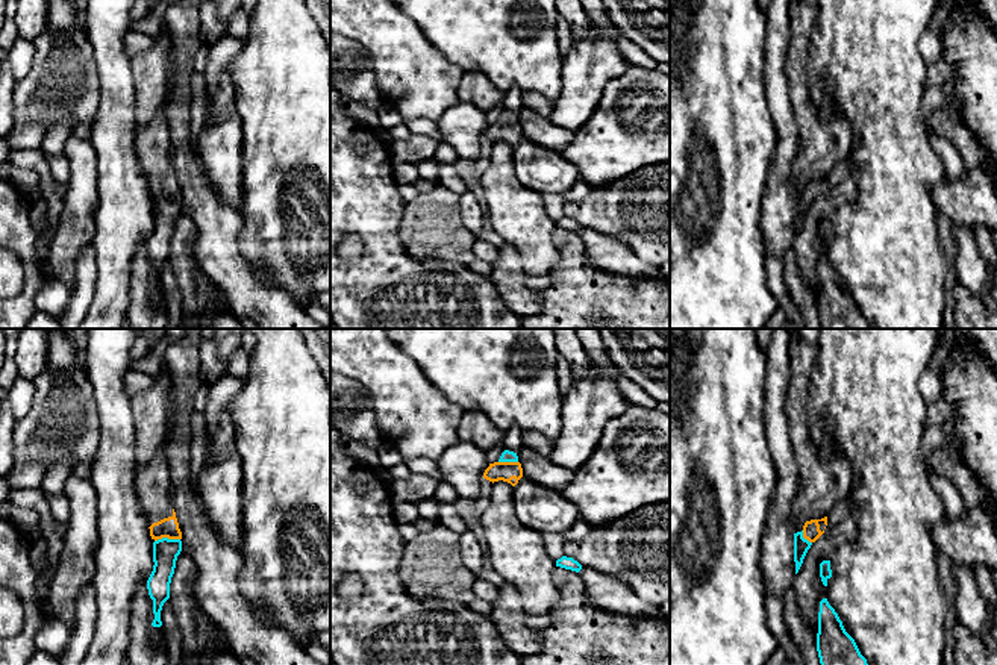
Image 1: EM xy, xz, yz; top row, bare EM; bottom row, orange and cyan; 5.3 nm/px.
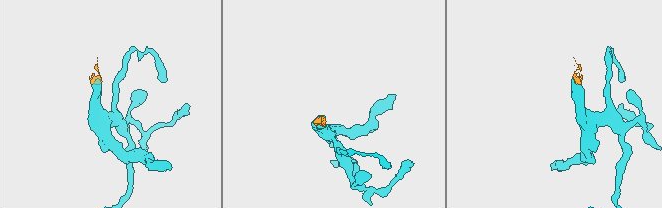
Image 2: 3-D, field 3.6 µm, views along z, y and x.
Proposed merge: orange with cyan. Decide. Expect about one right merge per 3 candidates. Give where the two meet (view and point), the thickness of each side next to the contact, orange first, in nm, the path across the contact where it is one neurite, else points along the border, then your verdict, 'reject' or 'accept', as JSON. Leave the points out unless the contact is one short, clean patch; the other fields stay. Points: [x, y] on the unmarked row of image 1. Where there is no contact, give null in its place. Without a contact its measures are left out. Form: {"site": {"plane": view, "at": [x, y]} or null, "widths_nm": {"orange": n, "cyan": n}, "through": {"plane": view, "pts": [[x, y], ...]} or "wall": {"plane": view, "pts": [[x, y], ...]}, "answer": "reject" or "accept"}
{"site": {"plane": "xy", "at": [167, 197]}, "widths_nm": {"orange": 110, "cyan": 140}, "through": {"plane": "xy", "pts": [[168, 188], [167, 197], [165, 212]]}, "answer": "accept"}

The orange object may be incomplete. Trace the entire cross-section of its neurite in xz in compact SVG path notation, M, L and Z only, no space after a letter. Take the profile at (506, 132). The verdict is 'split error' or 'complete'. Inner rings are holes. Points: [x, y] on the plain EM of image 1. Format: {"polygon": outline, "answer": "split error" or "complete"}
{"polygon": "M505 111L500 117L500 120L494 124L489 124L489 127L483 133L483 139L489 142L508 142L512 147L518 144L518 141L523 138L523 129L518 123L518 117L514 112Z", "answer": "split error"}

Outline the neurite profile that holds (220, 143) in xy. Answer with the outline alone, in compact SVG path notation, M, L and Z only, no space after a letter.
M212 108L198 135L198 150L220 200L242 208L242 127L238 112Z

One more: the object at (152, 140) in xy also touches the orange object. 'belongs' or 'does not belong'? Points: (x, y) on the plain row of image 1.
belongs

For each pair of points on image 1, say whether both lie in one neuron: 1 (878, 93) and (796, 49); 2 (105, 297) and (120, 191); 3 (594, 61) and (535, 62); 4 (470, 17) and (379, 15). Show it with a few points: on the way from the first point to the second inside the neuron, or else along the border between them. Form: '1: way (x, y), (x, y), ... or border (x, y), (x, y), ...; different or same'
1: border (817, 21), (809, 44), (809, 93); different
2: way (114, 271), (120, 217); same
3: border (564, 58), (562, 90), (556, 97); different
4: border (406, 15), (431, 43); different

